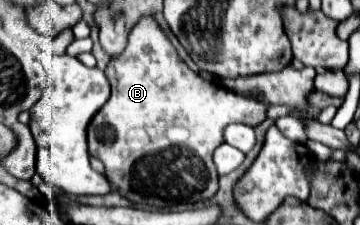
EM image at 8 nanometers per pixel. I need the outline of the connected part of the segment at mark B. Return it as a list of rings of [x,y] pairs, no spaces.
[[[144,17],[132,27],[128,47],[110,59],[106,75],[112,85],[112,95],[88,125],[88,147],[90,155],[104,163],[104,173],[112,189],[136,205],[166,209],[176,203],[198,203],[210,199],[218,191],[218,173],[212,163],[212,151],[224,141],[224,127],[236,121],[256,127],[266,119],[268,111],[260,99],[240,95],[238,91],[206,81],[194,73],[178,57],[170,39],[152,17]]]

